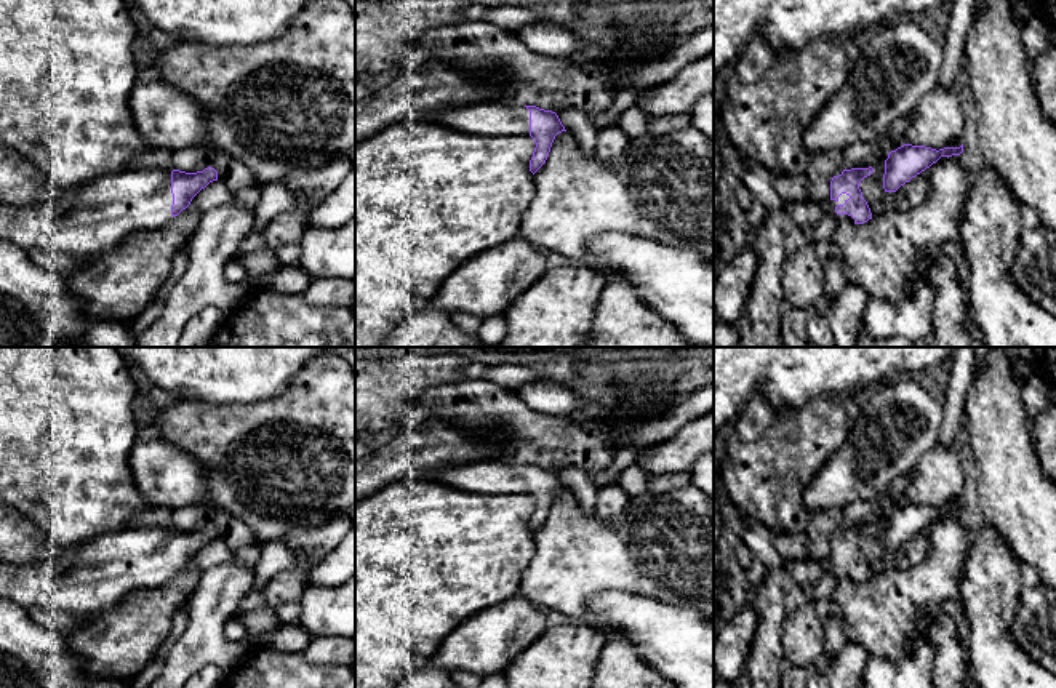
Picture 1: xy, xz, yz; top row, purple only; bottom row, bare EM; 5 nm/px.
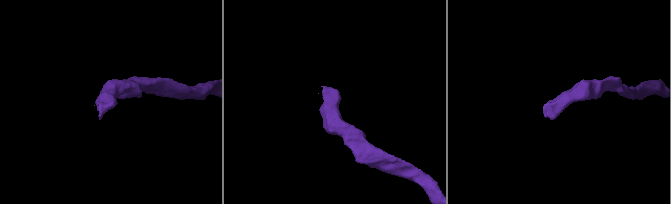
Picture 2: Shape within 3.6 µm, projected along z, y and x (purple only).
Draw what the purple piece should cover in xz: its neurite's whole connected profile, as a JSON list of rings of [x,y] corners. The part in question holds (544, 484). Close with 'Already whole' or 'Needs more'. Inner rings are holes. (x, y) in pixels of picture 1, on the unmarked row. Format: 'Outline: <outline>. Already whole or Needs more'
Outline: [[[499,459],[445,466],[421,472],[421,475],[466,493],[530,493],[536,501],[530,518],[530,530],[533,533],[546,522],[555,494],[566,490],[558,474],[552,469],[544,469],[536,464],[507,464]]]. Needs more

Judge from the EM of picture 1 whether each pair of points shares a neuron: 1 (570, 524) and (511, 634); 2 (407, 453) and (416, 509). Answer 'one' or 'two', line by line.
1: two
2: two

